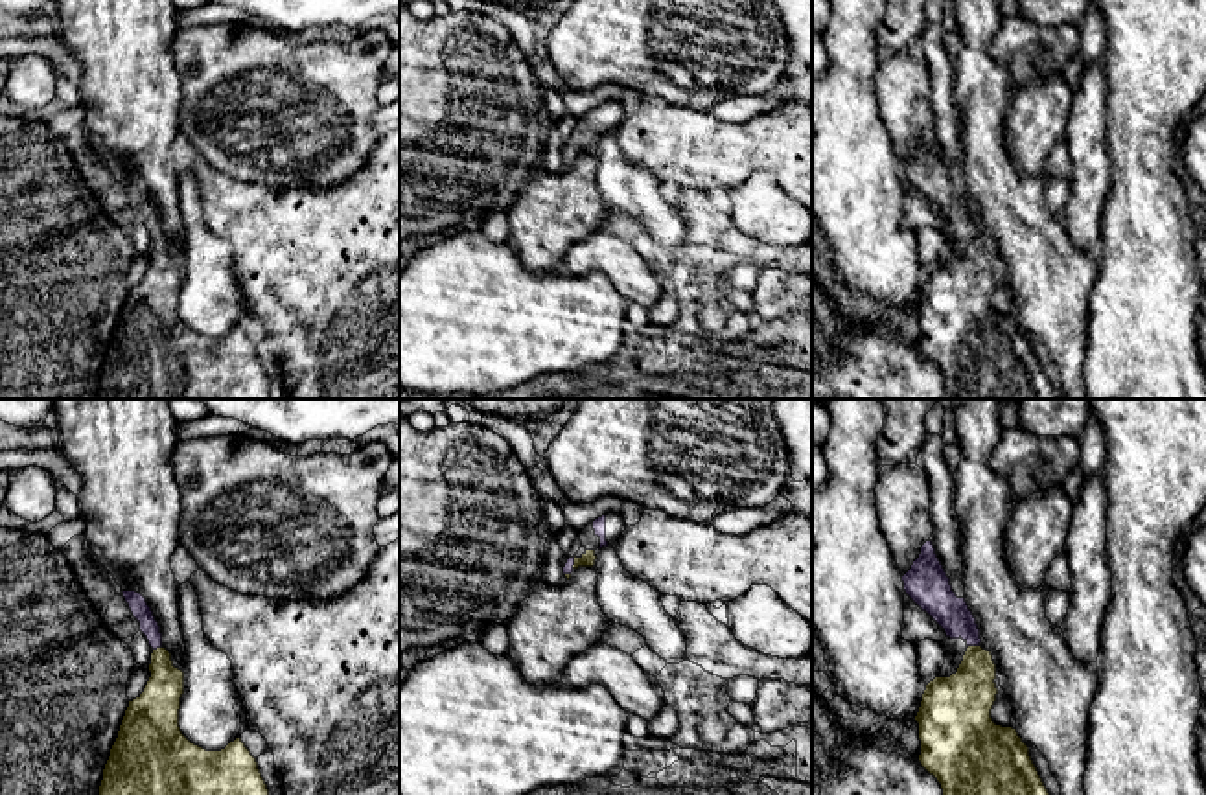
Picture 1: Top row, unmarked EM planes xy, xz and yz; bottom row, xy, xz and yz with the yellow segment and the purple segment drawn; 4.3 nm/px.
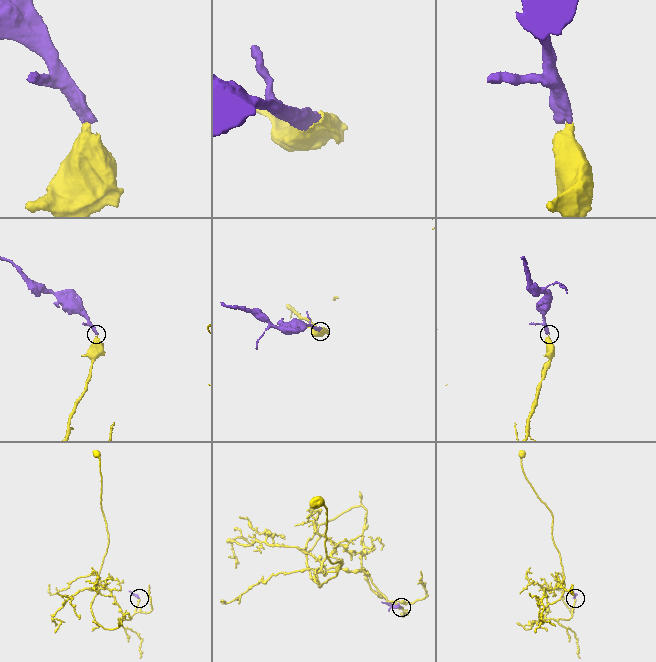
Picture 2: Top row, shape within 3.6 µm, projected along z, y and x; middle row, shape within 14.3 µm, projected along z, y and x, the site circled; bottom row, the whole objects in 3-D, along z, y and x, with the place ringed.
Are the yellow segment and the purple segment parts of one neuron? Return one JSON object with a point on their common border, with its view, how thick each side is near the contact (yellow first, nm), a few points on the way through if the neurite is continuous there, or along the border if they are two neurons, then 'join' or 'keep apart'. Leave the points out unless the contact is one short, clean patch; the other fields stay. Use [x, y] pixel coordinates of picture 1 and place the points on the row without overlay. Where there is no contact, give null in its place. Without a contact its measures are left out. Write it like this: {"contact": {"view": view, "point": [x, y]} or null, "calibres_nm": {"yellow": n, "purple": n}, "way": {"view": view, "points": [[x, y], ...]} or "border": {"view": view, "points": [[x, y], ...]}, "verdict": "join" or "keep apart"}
{"contact": {"view": "yz", "point": [974, 234]}, "calibres_nm": {"yellow": 260, "purple": 150}, "way": {"view": "yz", "points": [[962, 289], [974, 269], [974, 234], [973, 223], [952, 201]]}, "verdict": "join"}

